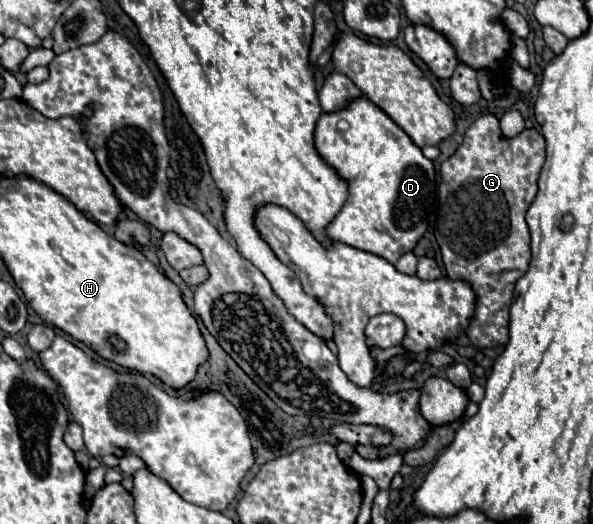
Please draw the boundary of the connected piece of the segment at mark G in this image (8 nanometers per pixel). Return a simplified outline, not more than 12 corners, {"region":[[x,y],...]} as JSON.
{"region":[[481,115],[441,165],[435,239],[467,329],[509,341],[545,139]]}

